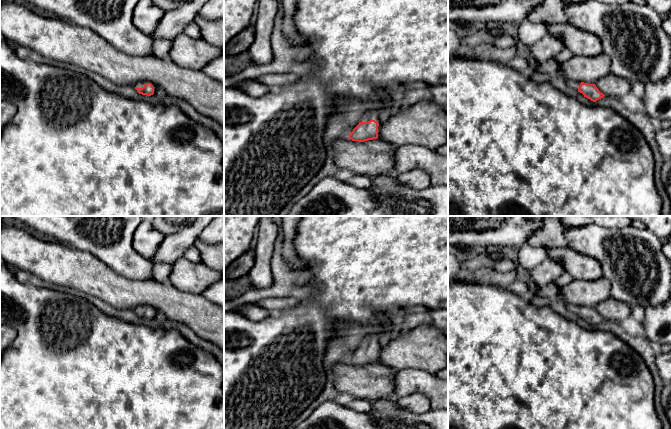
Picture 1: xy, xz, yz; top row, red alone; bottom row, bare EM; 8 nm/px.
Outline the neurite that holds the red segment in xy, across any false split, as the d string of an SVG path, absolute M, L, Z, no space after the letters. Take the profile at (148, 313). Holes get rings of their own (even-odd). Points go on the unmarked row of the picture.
M145 305L137 306L133 310L135 311L135 313L139 318L147 319L147 320L151 320L154 318L155 311L153 308L149 306L145 306Z

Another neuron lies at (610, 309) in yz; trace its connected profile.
M612 296L599 303L595 309L605 320L613 320L619 323L631 315L631 308L625 302Z

